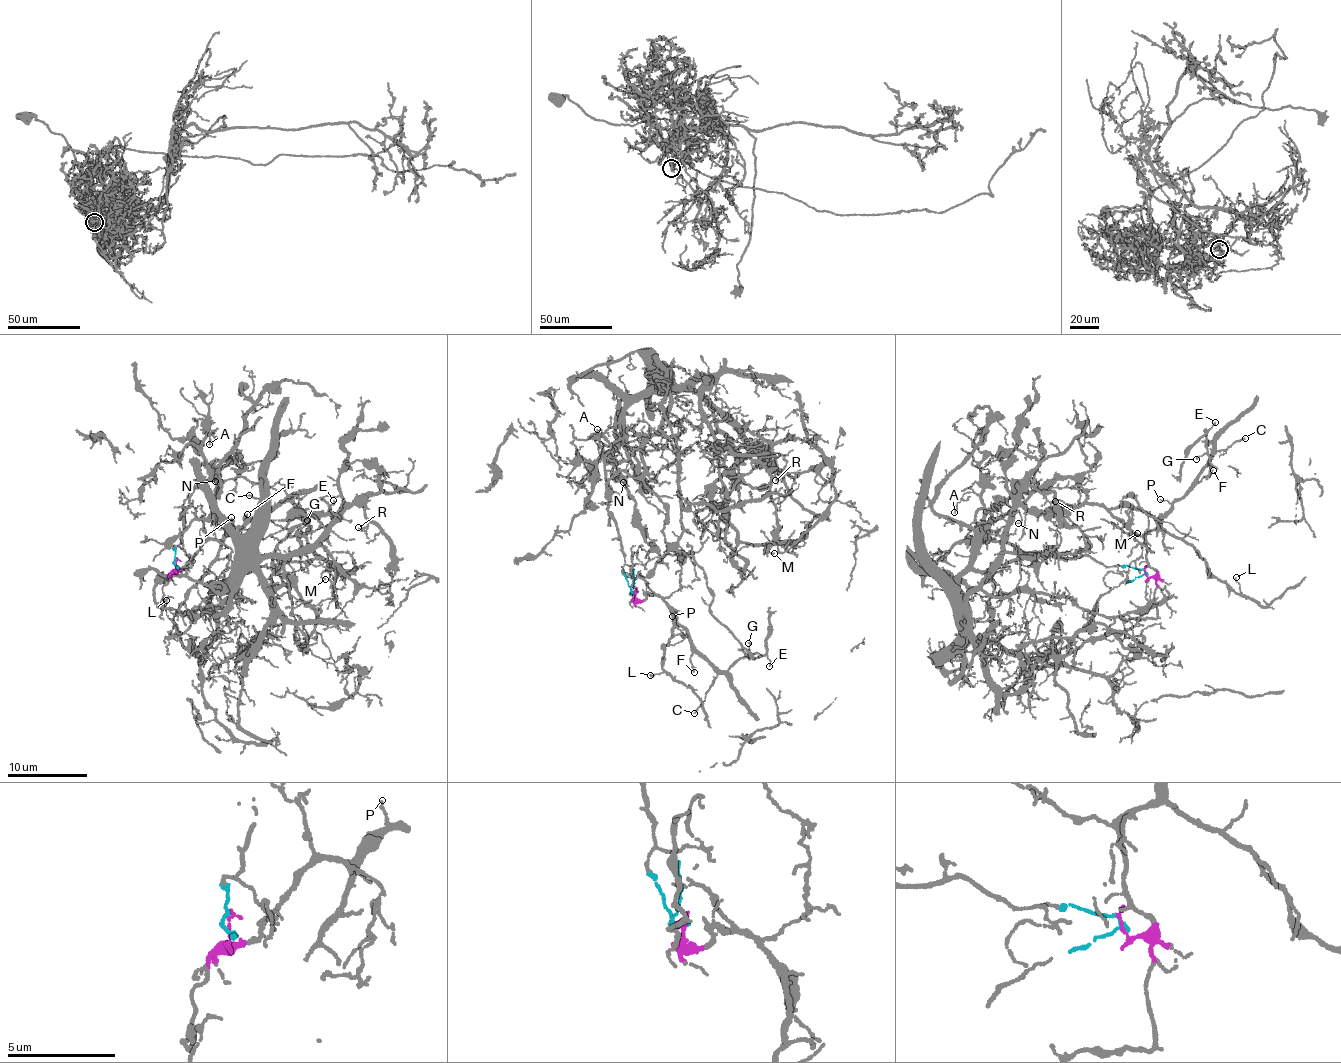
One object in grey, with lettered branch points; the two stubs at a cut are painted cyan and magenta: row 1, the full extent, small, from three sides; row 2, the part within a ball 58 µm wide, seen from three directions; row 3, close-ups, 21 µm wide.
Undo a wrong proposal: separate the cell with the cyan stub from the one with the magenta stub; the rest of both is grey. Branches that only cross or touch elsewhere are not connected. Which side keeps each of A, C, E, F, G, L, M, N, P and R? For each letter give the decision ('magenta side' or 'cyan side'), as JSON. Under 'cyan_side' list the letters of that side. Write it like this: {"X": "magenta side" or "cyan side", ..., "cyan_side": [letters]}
{"A": "cyan side", "C": "magenta side", "E": "magenta side", "F": "magenta side", "G": "magenta side", "L": "magenta side", "M": "cyan side", "N": "cyan side", "P": "magenta side", "R": "cyan side", "cyan_side": ["A", "M", "N", "R"]}

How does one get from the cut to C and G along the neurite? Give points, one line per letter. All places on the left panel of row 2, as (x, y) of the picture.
C: (174, 561), (174, 571), (181, 571), (208, 540), (217, 540), (272, 507), (248, 494)
G: (174, 561), (174, 571), (181, 571), (208, 540), (217, 540), (287, 501), (305, 513), (306, 520)

